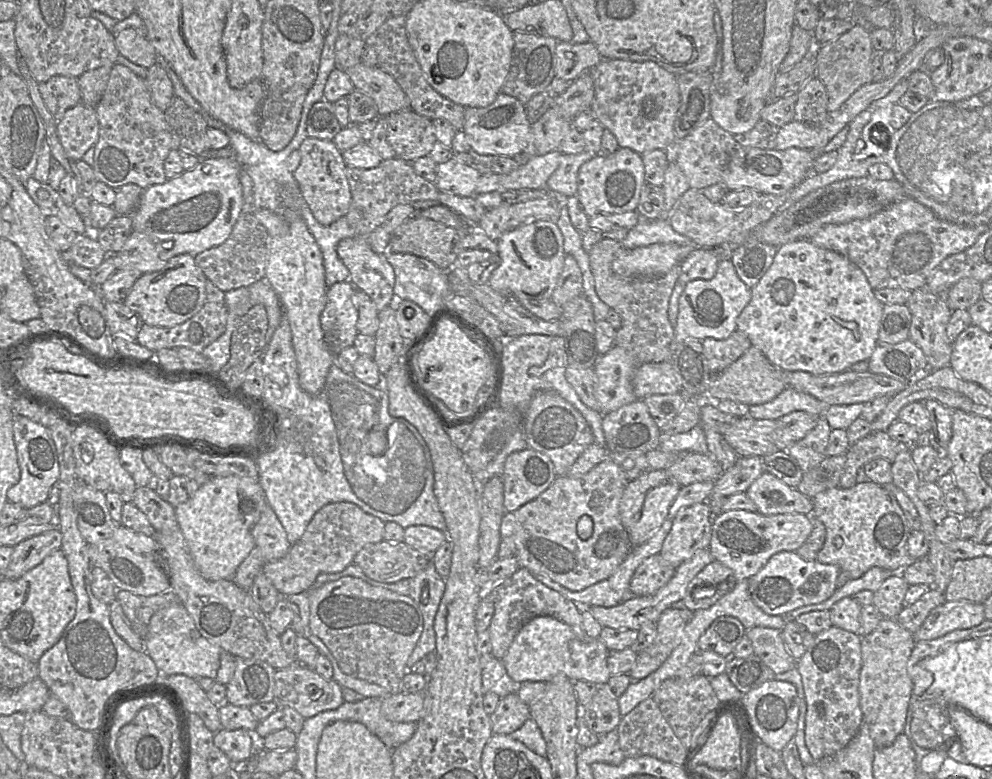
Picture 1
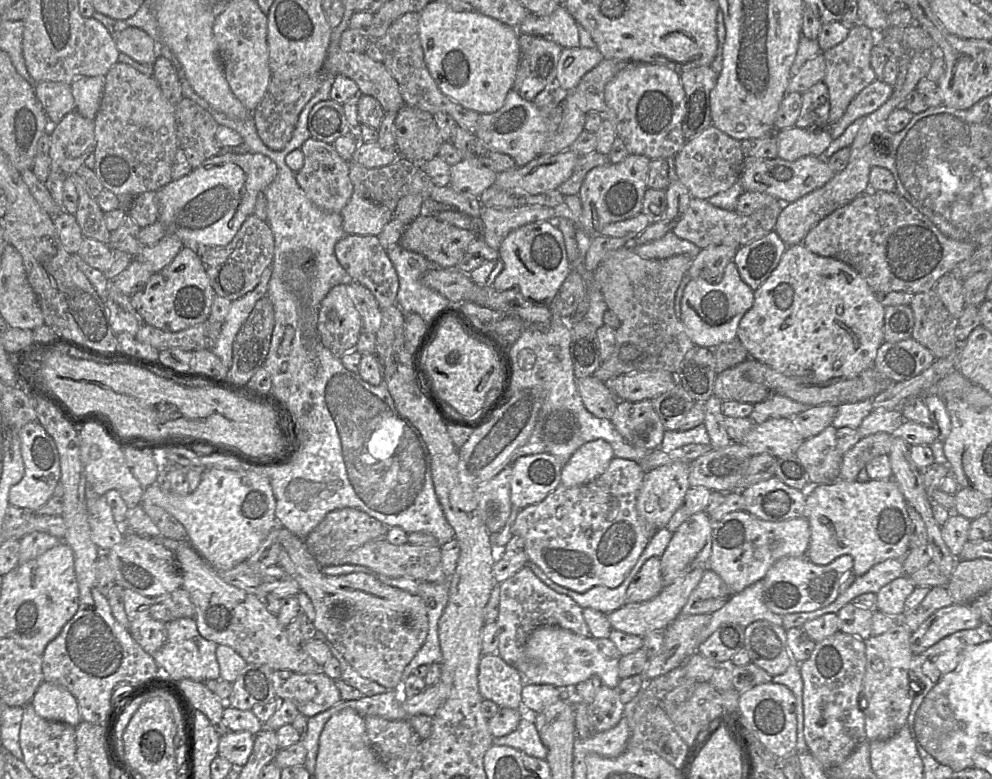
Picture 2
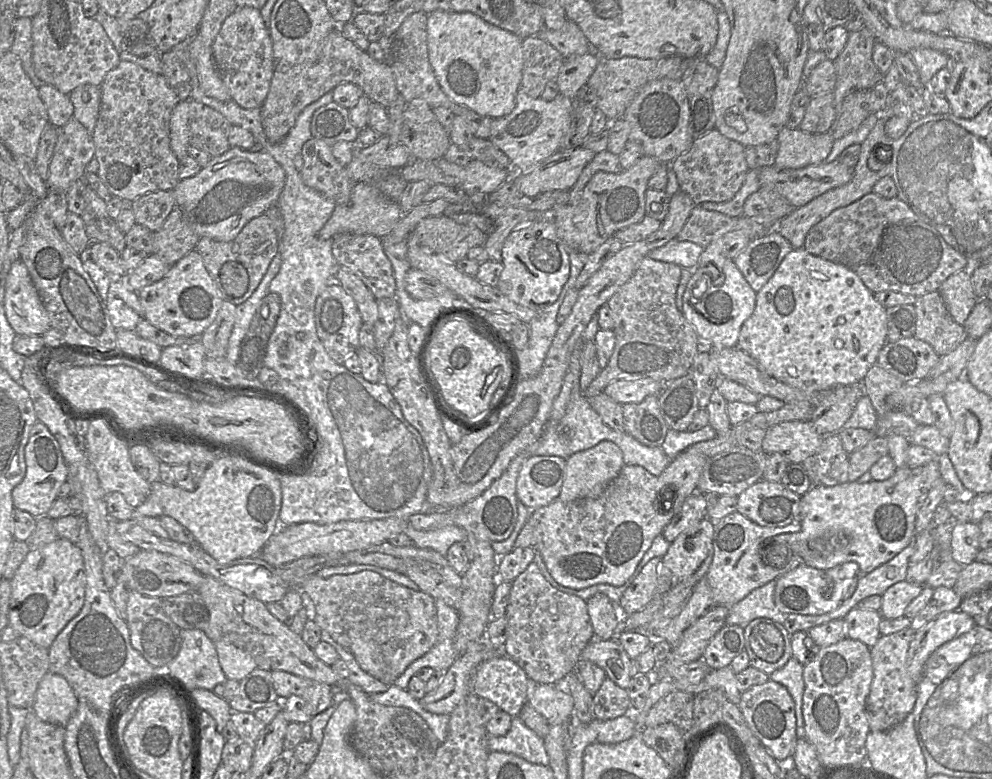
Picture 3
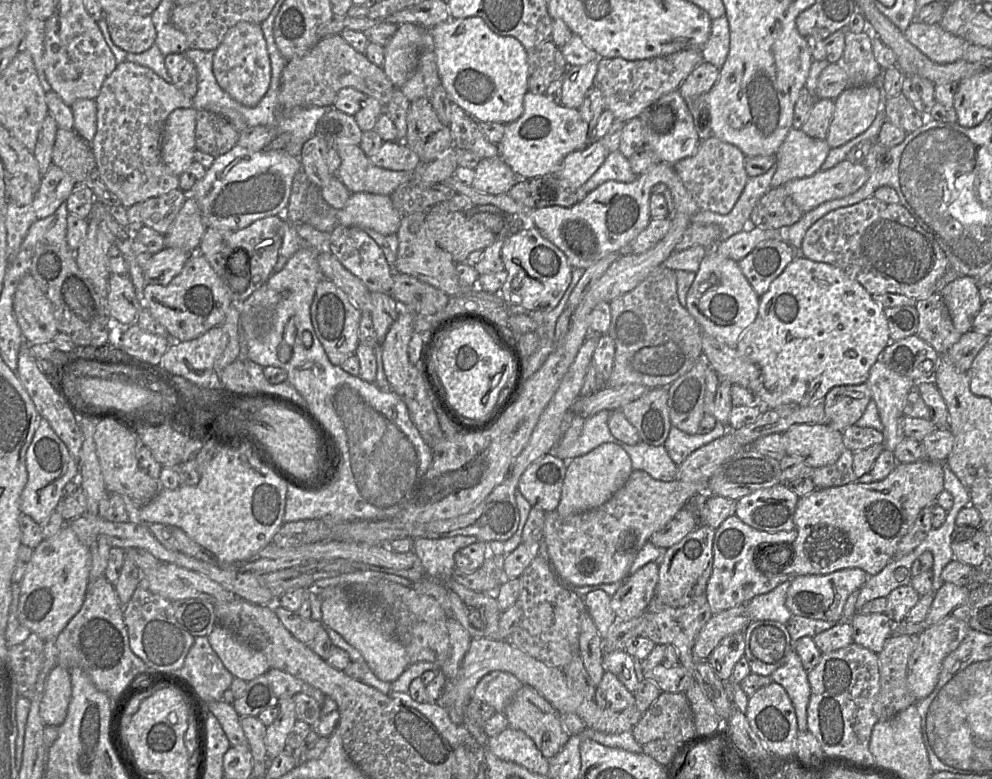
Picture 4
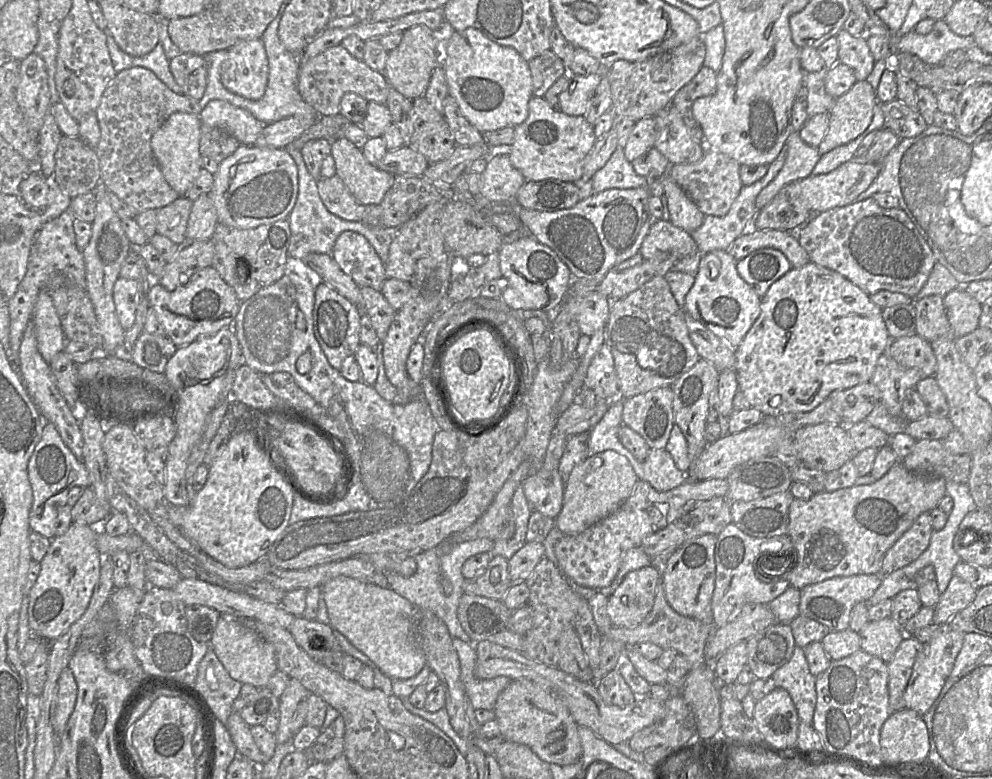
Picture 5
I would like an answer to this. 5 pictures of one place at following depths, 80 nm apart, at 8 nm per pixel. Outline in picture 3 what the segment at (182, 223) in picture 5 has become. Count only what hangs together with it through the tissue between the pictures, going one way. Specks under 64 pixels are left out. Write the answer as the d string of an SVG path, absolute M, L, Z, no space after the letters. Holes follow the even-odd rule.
M173 189L150 192L128 204L133 210L136 223L153 232L162 227L176 207Z

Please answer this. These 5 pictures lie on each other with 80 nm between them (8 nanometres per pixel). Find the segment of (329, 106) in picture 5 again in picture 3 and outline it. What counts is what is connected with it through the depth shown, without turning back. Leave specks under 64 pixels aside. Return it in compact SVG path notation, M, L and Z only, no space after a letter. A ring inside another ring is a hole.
M337 28L327 36L319 58L312 64L276 67L268 95L260 107L262 126L269 142L282 141L306 106L333 91L341 83L357 85L372 101L385 108L399 95L390 63L373 59L367 51L346 39L340 28Z

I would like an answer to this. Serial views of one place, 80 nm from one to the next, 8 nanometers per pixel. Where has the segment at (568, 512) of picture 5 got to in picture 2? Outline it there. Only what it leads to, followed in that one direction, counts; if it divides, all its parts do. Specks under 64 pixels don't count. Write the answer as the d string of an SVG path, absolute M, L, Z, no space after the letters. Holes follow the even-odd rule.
M605 440L584 443L563 465L561 483L566 487L589 483L606 470L614 457L611 445Z

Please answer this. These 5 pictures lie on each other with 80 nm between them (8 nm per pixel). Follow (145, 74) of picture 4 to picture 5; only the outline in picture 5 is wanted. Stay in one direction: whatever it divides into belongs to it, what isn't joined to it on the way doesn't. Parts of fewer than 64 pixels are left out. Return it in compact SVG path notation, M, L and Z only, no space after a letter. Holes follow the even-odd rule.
M132 67L116 73L103 92L96 117L101 137L95 147L100 164L100 182L137 212L159 209L179 195L165 180L151 149L151 139L175 112L200 113L198 101L169 89L151 70Z

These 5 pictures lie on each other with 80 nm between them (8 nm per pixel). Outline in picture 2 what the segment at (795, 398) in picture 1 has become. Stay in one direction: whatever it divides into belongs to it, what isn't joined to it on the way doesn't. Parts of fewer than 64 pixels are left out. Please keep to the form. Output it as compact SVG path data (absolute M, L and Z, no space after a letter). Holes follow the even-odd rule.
M770 394L762 402L753 405L753 412L749 418L755 423L767 419L791 418L810 407L780 394Z

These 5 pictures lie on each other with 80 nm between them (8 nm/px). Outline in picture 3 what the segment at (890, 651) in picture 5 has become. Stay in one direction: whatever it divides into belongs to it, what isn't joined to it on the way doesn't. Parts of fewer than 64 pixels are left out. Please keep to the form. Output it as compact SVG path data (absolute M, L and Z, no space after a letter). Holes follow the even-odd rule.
M852 608L844 618L848 638L859 640L869 648L873 647L881 636L879 624L882 619L879 611Z

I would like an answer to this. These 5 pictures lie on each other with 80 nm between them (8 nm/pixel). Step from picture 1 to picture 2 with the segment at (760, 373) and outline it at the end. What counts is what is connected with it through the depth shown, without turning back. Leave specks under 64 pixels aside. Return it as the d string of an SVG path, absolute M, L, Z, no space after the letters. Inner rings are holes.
M736 366L717 374L713 395L722 401L737 401L756 404L769 397L771 391L762 384L756 383L742 375Z

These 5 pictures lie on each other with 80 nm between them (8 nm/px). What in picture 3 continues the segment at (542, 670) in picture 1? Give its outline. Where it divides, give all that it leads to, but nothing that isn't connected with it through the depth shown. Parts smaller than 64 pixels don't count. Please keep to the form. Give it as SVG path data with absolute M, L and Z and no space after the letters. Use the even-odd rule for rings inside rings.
M594 638L584 647L580 658L601 667L606 677L625 690L629 687L632 677L638 674L633 668L632 659L617 639Z

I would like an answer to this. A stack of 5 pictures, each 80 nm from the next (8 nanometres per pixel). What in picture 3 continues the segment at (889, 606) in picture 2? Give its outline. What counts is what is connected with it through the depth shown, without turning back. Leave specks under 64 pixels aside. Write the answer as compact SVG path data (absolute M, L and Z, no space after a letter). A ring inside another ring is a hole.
M907 580L898 582L889 587L882 595L882 605L879 610L883 618L897 619L904 616L907 606L922 590Z

